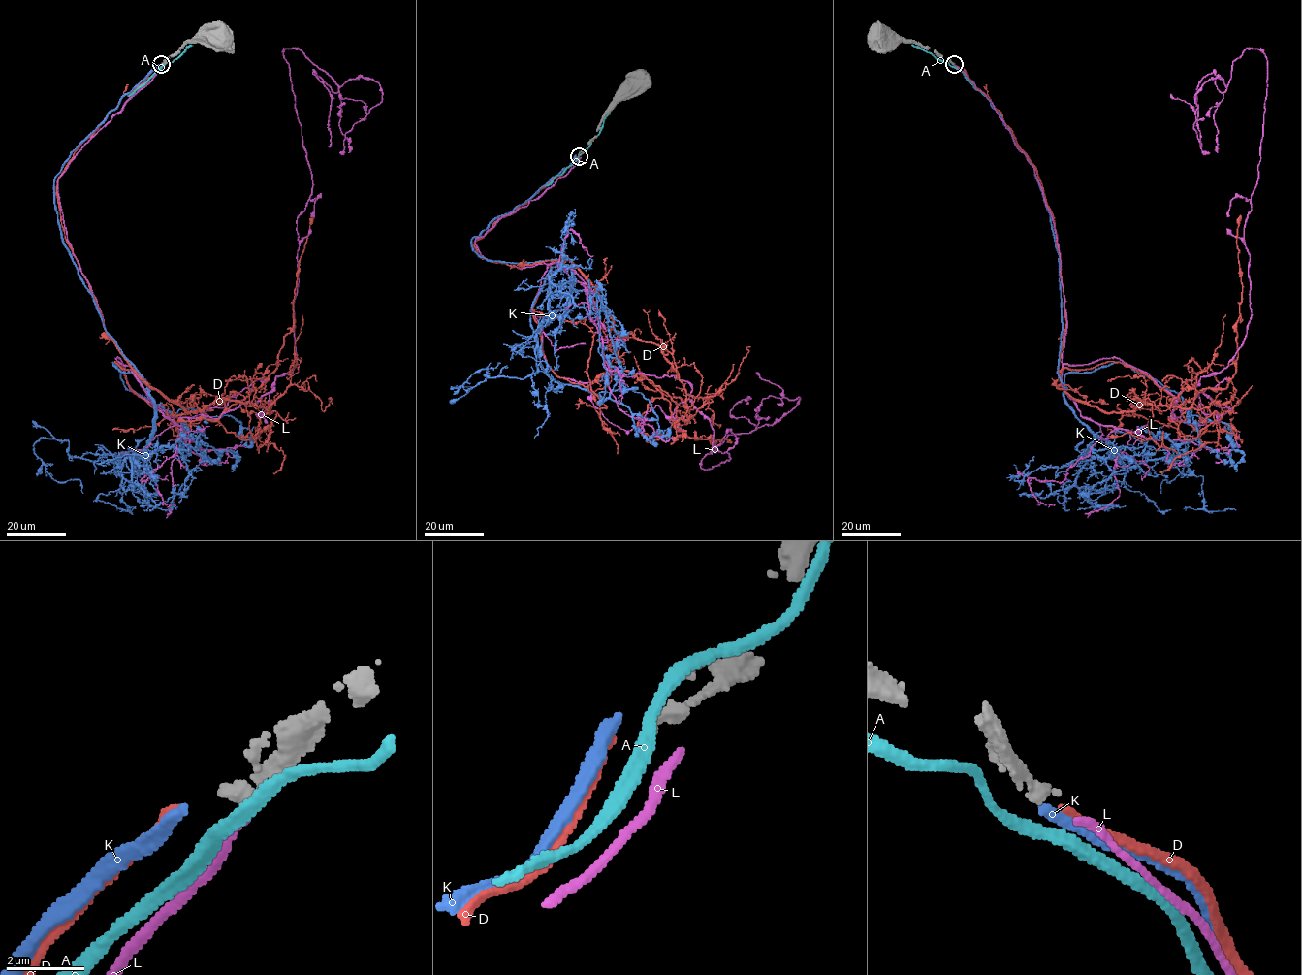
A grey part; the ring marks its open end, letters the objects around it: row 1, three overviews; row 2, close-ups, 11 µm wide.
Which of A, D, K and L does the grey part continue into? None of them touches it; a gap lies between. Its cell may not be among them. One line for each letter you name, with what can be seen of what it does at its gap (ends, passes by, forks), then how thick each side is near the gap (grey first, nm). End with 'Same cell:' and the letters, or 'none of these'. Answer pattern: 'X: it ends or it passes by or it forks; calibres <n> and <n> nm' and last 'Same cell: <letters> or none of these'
Same cell: none of these

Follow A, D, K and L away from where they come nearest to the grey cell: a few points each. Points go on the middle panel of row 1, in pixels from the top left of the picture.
A: (579, 154), (598, 133), (609, 113)
D: (576, 156), (478, 254), (550, 260), (532, 310), (558, 376), (639, 373), (678, 430), (732, 442)
K: (576, 155), (471, 239), (487, 260), (571, 269), (566, 312), (538, 331), (536, 372), (451, 388), (500, 363)
L: (580, 157), (475, 240), (546, 265), (550, 369), (686, 381), (730, 459), (703, 469), (799, 397), (759, 411)

